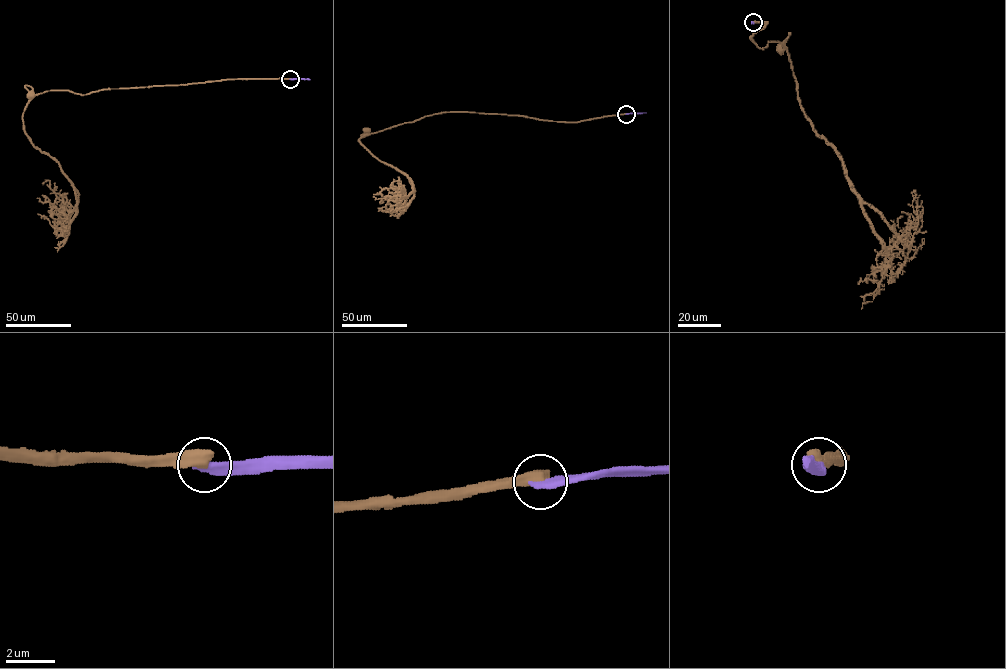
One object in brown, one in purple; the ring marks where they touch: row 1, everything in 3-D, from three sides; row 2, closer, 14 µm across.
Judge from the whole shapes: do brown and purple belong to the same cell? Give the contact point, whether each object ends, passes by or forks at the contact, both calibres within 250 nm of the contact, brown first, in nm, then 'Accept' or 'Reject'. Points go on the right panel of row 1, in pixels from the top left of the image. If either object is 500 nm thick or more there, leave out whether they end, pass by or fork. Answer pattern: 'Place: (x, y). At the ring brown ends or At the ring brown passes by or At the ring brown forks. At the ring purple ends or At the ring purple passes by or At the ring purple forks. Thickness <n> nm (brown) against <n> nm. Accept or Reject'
Place: (753, 22). Thickness 600 nm (brown) against 360 nm. Reject

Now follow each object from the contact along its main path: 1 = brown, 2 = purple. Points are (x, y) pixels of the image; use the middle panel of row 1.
1: (626, 114), (564, 122), (516, 115), (445, 112), (362, 136), (368, 133), (367, 129)
2: (626, 114), (646, 112)

